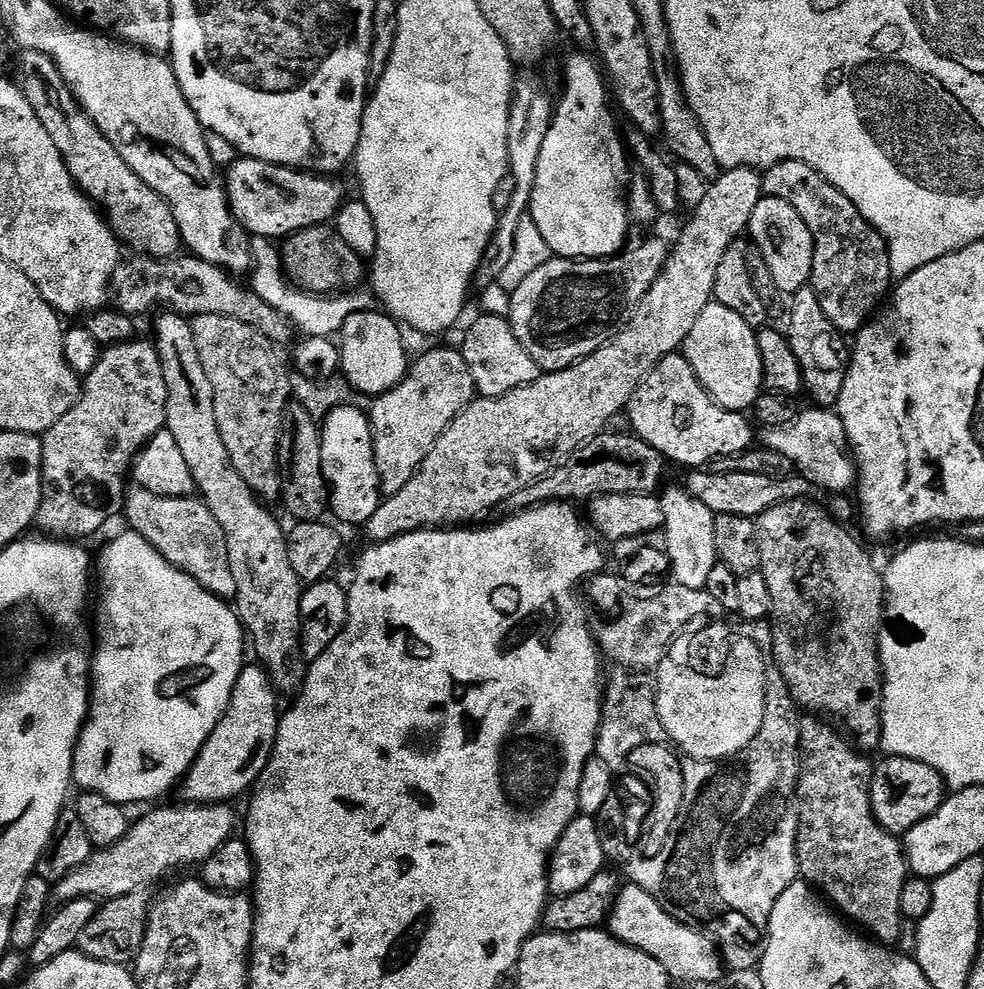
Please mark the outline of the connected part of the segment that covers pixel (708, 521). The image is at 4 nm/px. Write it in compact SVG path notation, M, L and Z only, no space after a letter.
M687 487L663 489L660 505L664 515L663 532L670 550L672 570L671 579L682 586L690 586L690 590L698 590L706 586L706 578L710 578L710 570L718 562L714 546L714 522L716 516L702 502L698 502L688 493Z

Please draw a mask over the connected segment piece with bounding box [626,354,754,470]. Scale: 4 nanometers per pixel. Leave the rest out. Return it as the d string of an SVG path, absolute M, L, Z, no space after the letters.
M683 354L662 358L646 378L634 390L626 409L627 423L635 435L642 438L654 450L664 456L665 461L681 464L684 470L700 470L714 460L737 456L753 447L754 424L745 413L732 412L718 406L710 394L698 382L694 366Z

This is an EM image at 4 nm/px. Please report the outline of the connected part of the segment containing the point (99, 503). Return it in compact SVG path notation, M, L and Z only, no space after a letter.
M133 338L101 351L94 370L83 377L82 391L75 406L42 436L44 493L36 515L36 524L44 531L41 533L76 542L81 539L79 536L92 536L107 526L108 519L123 509L126 499L124 479L129 479L140 449L150 442L150 438L154 438L154 434L165 431L167 401L164 367L151 339Z

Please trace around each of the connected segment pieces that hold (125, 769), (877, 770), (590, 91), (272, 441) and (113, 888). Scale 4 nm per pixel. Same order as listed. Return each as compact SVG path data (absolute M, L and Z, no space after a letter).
M124 530L121 536L114 537L105 546L100 560L98 556L98 588L99 584L100 620L104 625L100 629L97 627L94 632L88 718L80 732L80 741L76 744L76 753L72 759L72 778L77 789L97 792L110 798L110 802L115 804L144 804L147 800L156 800L159 796L166 795L175 784L177 787L183 781L189 766L202 750L206 738L210 738L214 726L218 726L218 722L224 717L230 702L230 694L238 682L238 674L246 667L246 633L239 616L236 615L235 607L227 599L210 594L205 588L198 586L188 574L166 562L166 558L162 558L162 554L154 550L154 546L150 546L137 532L131 530Z
M888 756L875 765L872 774L872 813L891 836L903 838L908 831L930 818L946 797L944 776L921 760L905 756Z
M575 55L564 64L564 93L560 101L559 98L555 101L552 124L546 130L542 154L538 154L538 174L534 178L530 213L553 257L565 260L606 260L617 255L630 240L626 199L630 160L621 133L620 136L616 133L616 120L608 109L610 92L601 65L591 55Z
M197 316L192 320L194 330L194 342L198 345L198 358L202 358L202 370L206 370L206 378L210 378L210 386L214 390L214 418L218 420L218 434L222 434L222 443L226 445L226 454L230 454L230 462L238 474L242 474L242 482L250 486L255 496L265 502L279 501L280 494L280 431L284 425L284 414L290 407L292 390L290 386L290 368L284 365L284 360L279 356L277 345L264 337L258 330L246 326L246 322L227 320L224 316Z
M225 802L223 804L209 804L207 806L183 806L184 808L156 808L153 812L148 812L140 821L133 823L129 827L128 833L122 838L122 842L118 842L110 848L101 848L93 851L90 858L86 858L86 862L82 862L82 866L78 866L78 870L74 870L66 876L66 878L60 880L54 885L54 896L61 905L70 902L71 900L78 900L80 898L92 898L97 902L103 902L106 900L113 900L114 898L122 898L126 894L134 894L135 892L143 892L151 889L151 884L159 882L163 876L168 876L171 872L176 872L179 868L188 868L191 864L195 866L203 865L205 860L210 858L210 854L214 854L214 850L218 850L218 846L222 846L227 840L233 839L237 835L236 832L236 812L232 809L231 803Z

